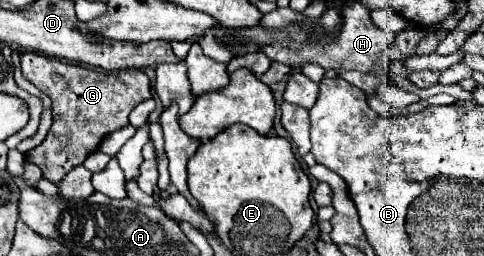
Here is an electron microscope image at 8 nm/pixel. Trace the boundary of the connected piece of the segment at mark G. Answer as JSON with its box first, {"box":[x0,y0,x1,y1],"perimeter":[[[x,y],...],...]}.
{"box":[20,51,152,183],"perimeter":[[[32,51],[22,53],[20,63],[22,75],[52,99],[54,123],[46,139],[26,153],[26,159],[38,165],[44,177],[54,183],[62,181],[68,175],[68,171],[72,171],[76,165],[82,165],[84,159],[100,147],[106,135],[128,125],[130,111],[140,101],[152,97],[150,79],[142,71],[102,73],[62,63],[56,57],[46,57]]]}

